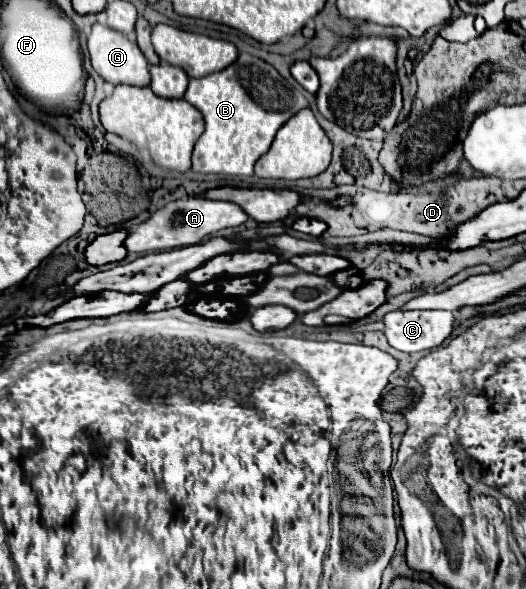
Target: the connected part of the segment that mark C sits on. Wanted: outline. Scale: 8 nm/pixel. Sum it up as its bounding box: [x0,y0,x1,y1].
[385,310,455,352]

